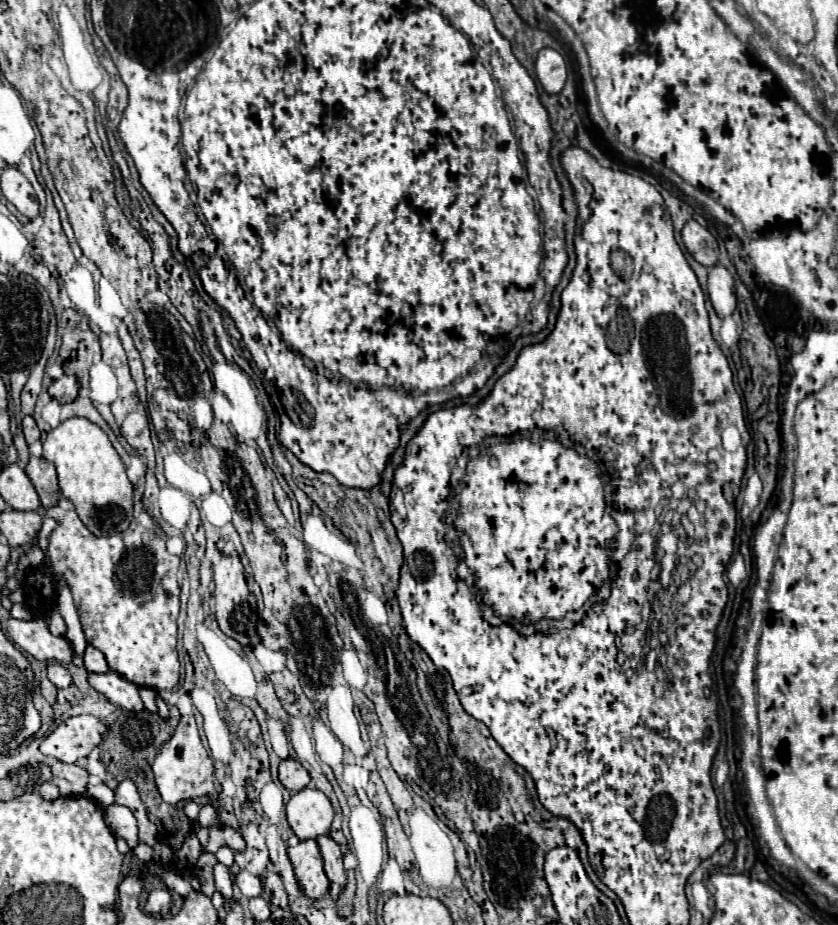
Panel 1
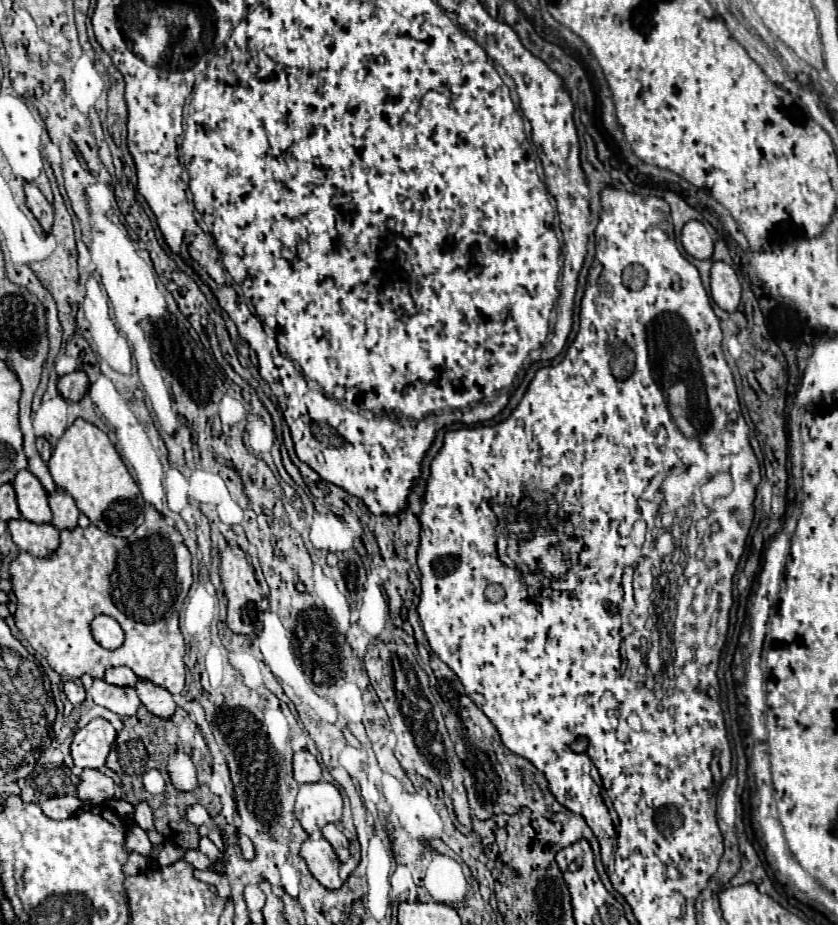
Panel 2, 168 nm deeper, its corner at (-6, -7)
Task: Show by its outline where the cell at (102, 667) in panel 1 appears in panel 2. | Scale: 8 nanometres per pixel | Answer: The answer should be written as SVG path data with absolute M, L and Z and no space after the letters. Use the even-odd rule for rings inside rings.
M118 666L118 668L108 668L104 680L114 686L136 686L138 676L134 676L134 672L130 668Z

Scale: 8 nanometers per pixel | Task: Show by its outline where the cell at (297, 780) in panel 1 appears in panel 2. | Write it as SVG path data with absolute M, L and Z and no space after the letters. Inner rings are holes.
M300 750L294 754L294 778L298 784L322 780L322 768L308 750Z

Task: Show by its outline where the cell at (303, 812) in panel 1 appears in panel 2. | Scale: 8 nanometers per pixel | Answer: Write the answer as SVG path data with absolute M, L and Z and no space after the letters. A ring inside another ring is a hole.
M326 782L302 784L296 798L296 816L308 834L320 832L330 822L340 822L342 818L342 796L340 790Z

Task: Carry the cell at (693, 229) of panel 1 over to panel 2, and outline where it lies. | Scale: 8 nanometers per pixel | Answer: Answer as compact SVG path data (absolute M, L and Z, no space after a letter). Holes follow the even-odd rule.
M690 220L690 222L684 224L684 228L682 228L682 246L690 256L700 258L700 260L710 258L712 250L714 250L714 244L712 244L712 238L710 238L708 230L698 220Z

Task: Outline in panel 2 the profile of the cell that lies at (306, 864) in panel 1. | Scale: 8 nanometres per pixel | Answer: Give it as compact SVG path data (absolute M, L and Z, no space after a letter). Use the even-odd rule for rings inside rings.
M310 836L300 848L300 856L306 860L314 878L328 890L336 890L344 884L344 880L338 876L342 864L324 836Z

